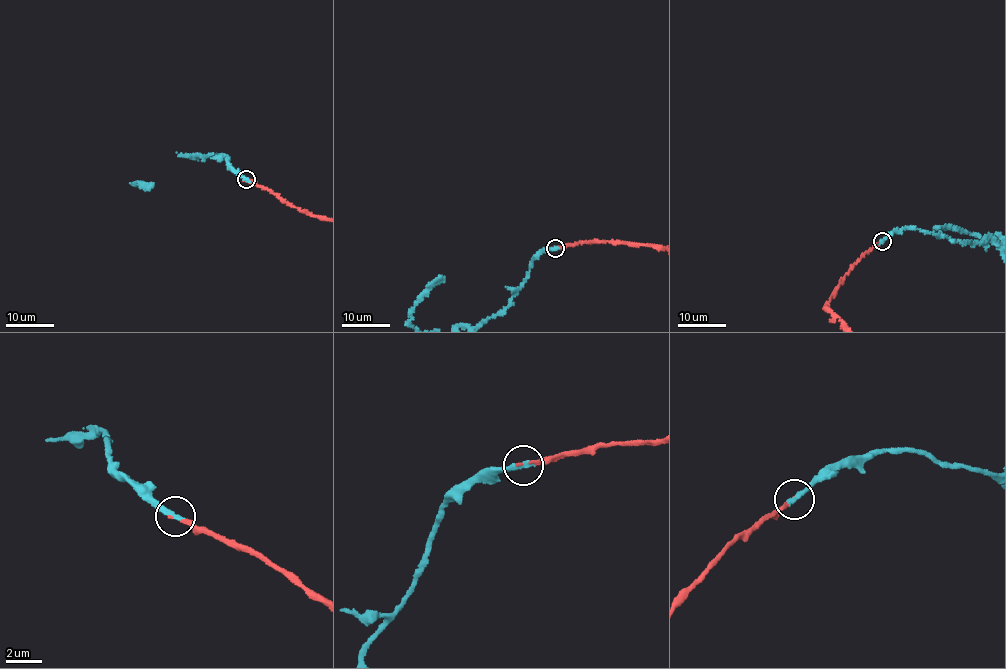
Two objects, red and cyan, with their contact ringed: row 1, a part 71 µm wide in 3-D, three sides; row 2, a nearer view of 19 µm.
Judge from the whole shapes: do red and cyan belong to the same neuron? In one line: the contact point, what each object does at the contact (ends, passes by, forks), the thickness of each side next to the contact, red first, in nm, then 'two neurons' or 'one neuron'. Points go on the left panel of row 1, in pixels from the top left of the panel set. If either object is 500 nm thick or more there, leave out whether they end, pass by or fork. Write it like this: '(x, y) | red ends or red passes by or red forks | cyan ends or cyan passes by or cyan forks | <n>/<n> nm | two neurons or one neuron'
(246, 179) | red ends | cyan ends | 160/300 nm | one neuron

